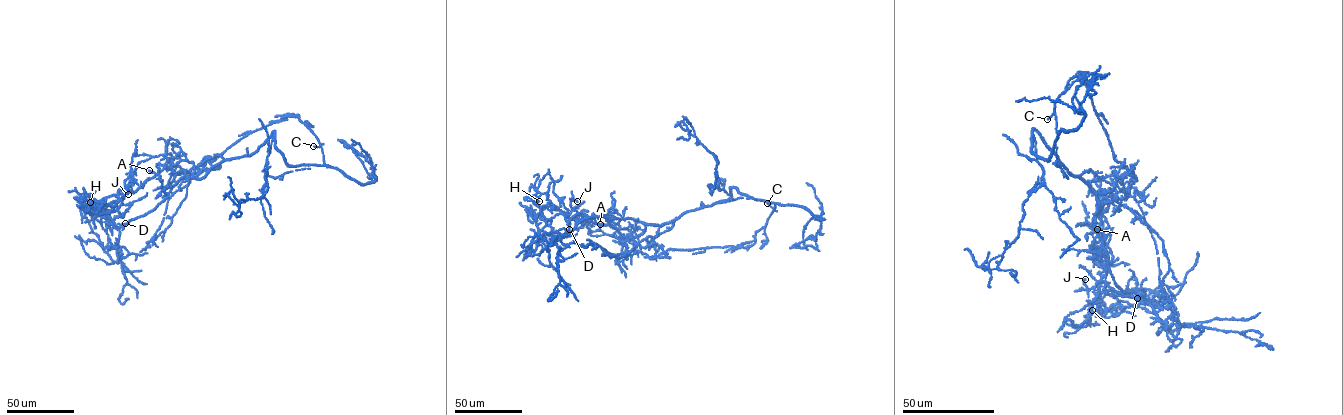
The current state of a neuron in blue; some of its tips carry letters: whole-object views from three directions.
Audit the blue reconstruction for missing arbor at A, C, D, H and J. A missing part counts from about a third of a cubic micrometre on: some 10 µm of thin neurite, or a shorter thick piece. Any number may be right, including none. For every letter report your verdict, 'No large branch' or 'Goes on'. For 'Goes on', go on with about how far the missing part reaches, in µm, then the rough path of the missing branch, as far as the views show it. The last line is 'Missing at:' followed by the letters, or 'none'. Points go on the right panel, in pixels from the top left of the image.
A: No large branch
C: Goes on. Missing length about 20 µm. Course of what is missing: (1047, 119), (1042, 124), (1042, 147)
D: No large branch
H: No large branch
J: No large branch
Missing at: C

